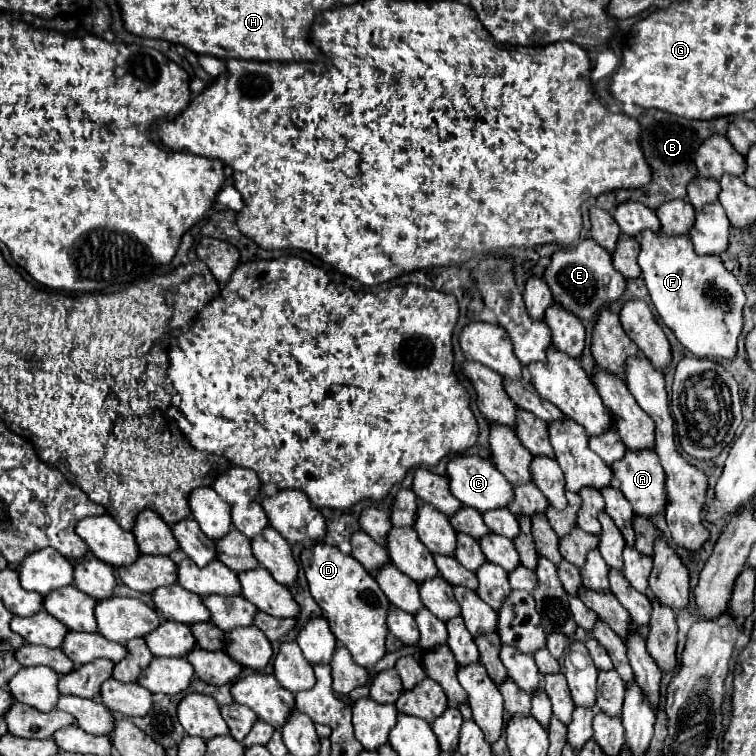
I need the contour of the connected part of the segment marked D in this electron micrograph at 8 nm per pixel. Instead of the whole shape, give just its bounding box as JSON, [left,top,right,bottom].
[299,542,389,670]

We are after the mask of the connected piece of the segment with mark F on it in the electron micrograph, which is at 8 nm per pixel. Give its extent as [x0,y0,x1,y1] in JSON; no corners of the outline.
[639,230,745,358]

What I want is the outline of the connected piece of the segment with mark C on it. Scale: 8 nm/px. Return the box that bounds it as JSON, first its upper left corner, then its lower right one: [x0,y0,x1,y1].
[447,454,513,512]

